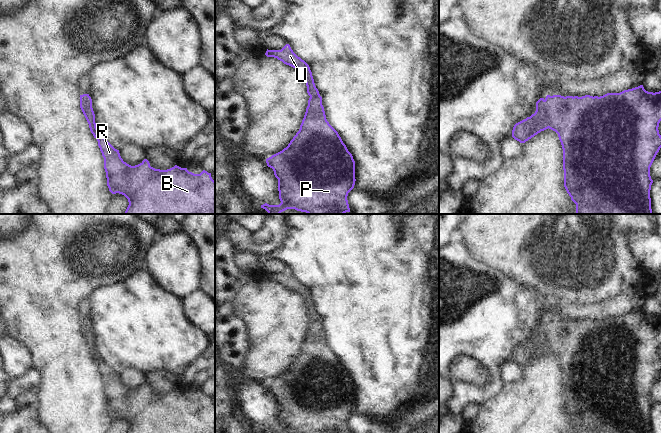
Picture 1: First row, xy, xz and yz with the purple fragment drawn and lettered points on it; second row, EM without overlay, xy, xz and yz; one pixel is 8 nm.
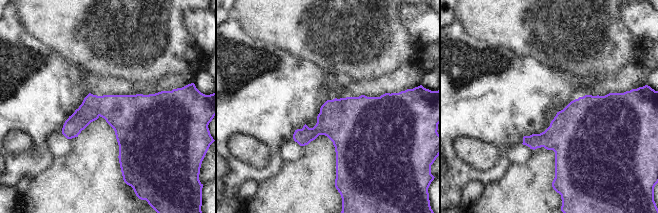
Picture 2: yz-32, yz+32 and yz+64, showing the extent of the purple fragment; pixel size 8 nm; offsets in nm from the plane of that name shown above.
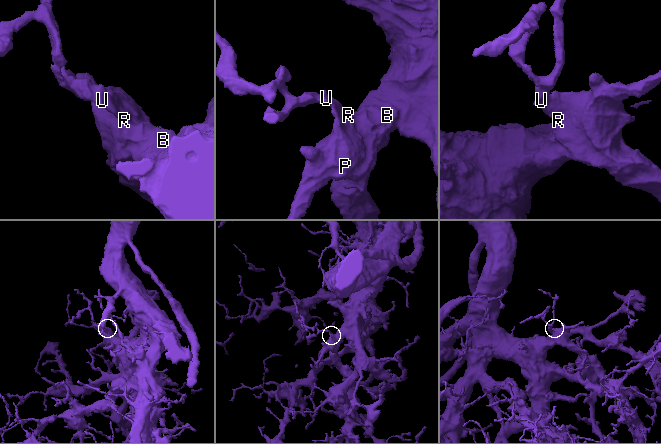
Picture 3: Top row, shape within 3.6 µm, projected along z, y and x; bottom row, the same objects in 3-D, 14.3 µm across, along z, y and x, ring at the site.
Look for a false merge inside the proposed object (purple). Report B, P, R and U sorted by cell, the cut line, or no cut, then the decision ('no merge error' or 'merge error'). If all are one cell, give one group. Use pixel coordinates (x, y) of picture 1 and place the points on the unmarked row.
B P R U; no cut; no merge error

